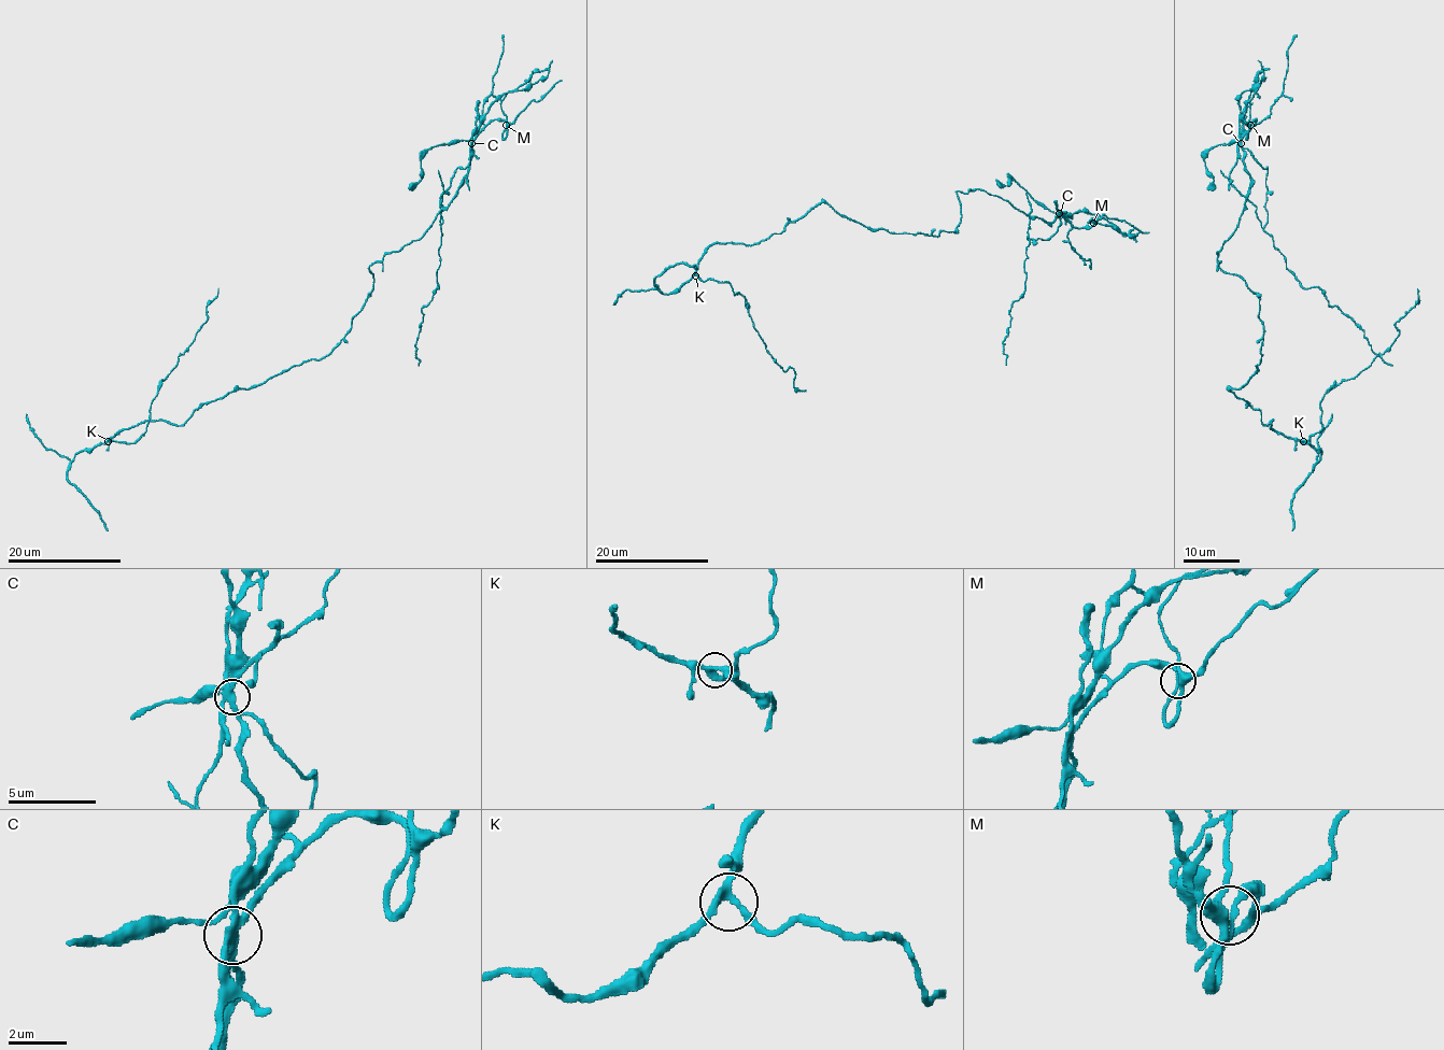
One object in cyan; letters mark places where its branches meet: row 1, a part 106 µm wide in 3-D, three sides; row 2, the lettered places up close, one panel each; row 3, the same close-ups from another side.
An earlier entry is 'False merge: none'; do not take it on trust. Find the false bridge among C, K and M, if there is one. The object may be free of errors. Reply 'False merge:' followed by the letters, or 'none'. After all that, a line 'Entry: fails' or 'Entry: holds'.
False merge: C
Entry: fails

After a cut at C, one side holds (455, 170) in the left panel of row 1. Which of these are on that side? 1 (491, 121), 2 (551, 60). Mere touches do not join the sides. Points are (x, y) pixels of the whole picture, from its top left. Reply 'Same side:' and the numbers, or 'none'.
Same side: 2

